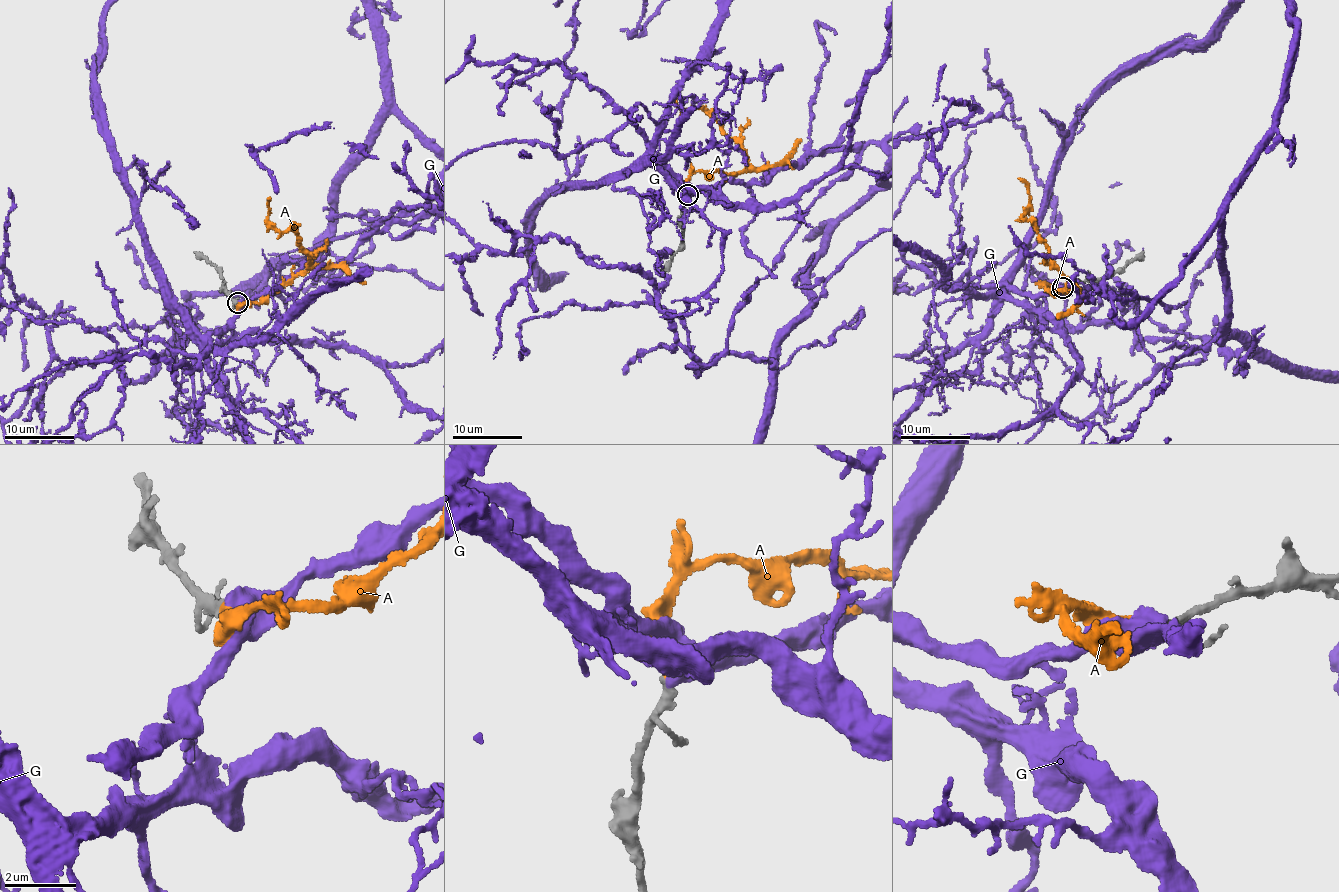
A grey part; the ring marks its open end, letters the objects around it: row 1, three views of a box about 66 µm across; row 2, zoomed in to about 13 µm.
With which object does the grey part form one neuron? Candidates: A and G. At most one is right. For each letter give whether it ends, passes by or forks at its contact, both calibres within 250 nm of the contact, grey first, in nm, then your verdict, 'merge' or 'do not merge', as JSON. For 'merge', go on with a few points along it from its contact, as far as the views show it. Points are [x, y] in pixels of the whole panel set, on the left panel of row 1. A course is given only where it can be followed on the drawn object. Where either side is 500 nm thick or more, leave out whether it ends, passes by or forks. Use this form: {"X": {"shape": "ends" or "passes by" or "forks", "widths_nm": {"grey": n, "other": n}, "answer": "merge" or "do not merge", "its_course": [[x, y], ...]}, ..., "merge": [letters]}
{"A": {"shape": "ends", "widths_nm": {"grey": 200, "other": 360}, "answer": "merge", "its_course": [[238, 304], [263, 302], [291, 283], [310, 258], [298, 235], [288, 228], [281, 231], [268, 220], [267, 199]]}, "G": {"widths_nm": {"grey": 240, "other": 650}, "answer": "do not merge"}, "merge": ["A"]}

